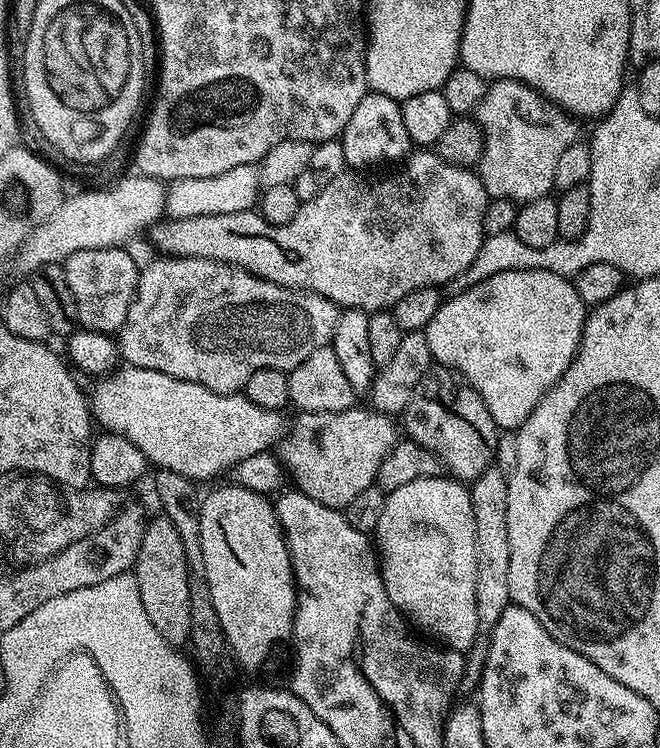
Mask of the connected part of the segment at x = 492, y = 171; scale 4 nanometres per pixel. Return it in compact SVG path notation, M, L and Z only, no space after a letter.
M493 80L482 102L478 102L474 119L484 135L478 175L491 199L527 202L553 191L558 158L566 146L578 140L577 121L569 113L520 80Z

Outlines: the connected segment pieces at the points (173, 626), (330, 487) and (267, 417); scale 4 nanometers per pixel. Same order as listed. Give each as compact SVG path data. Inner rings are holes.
M157 514L144 525L142 546L138 550L134 575L138 582L138 594L146 610L146 618L154 622L154 630L173 646L189 643L190 586L188 585L185 547L181 535L168 516Z
M353 406L341 412L300 412L297 420L287 425L278 444L278 457L284 465L284 471L299 491L305 492L314 502L322 502L322 506L343 510L350 506L351 500L362 494L362 490L373 487L378 474L378 466L382 466L382 458L390 454L390 450L398 439L398 424L391 415L373 410L371 407Z
M120 366L115 370L99 377L95 381L96 389L90 392L90 407L92 410L92 419L103 431L113 432L122 438L130 438L130 442L134 442L134 446L138 446L142 450L142 454L147 458L149 465L155 466L157 469L168 469L174 474L184 475L185 478L195 482L208 480L211 476L220 476L227 473L236 465L237 462L244 458L250 458L259 452L267 452L281 439L282 433L286 428L285 417L278 412L267 412L262 410L262 406L254 406L254 402L250 402L243 394L233 394L231 392L215 392L214 390L206 390L206 386L195 384L189 380L182 378L170 378L170 374L162 374L158 370L150 370L149 368L134 368L131 366Z

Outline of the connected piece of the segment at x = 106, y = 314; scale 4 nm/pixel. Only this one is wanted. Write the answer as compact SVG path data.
M127 247L102 248L96 250L78 250L64 260L66 286L70 286L70 294L76 303L74 313L79 327L89 332L119 333L121 326L126 322L126 314L130 310L130 302L136 293L141 265L136 264L134 257L128 253Z

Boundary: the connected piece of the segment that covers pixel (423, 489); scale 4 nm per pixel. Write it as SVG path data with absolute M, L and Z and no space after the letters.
M444 474L406 482L406 486L398 486L398 490L385 495L374 536L378 541L380 577L392 605L425 637L445 648L467 653L477 643L476 636L480 632L478 605L474 603L474 510L470 506L469 489L461 481Z

